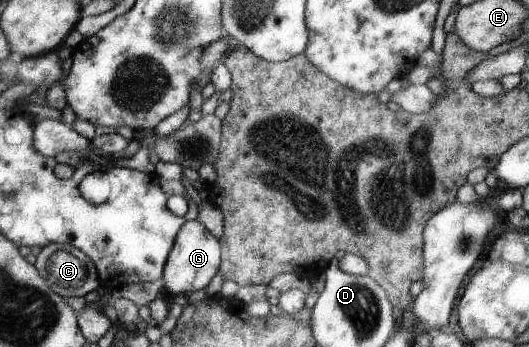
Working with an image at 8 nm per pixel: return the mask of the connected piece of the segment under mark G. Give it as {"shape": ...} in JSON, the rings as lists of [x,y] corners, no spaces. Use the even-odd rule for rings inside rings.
{"shape":[[[196,218],[186,223],[176,238],[173,250],[165,262],[164,276],[161,278],[163,286],[174,296],[188,296],[210,284],[221,262],[220,241]]]}

